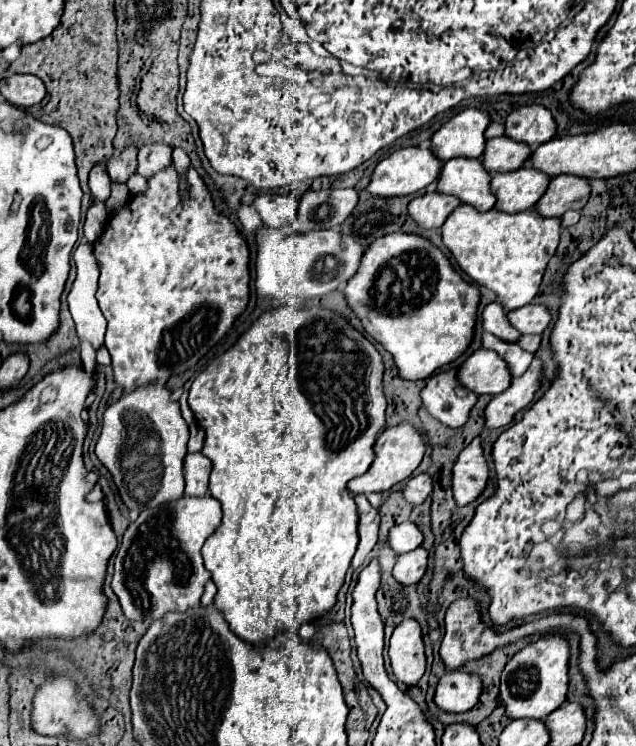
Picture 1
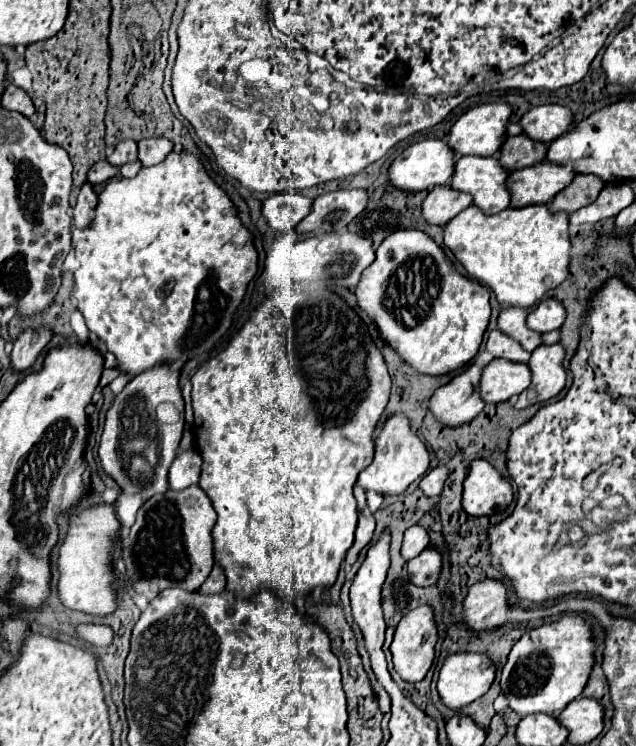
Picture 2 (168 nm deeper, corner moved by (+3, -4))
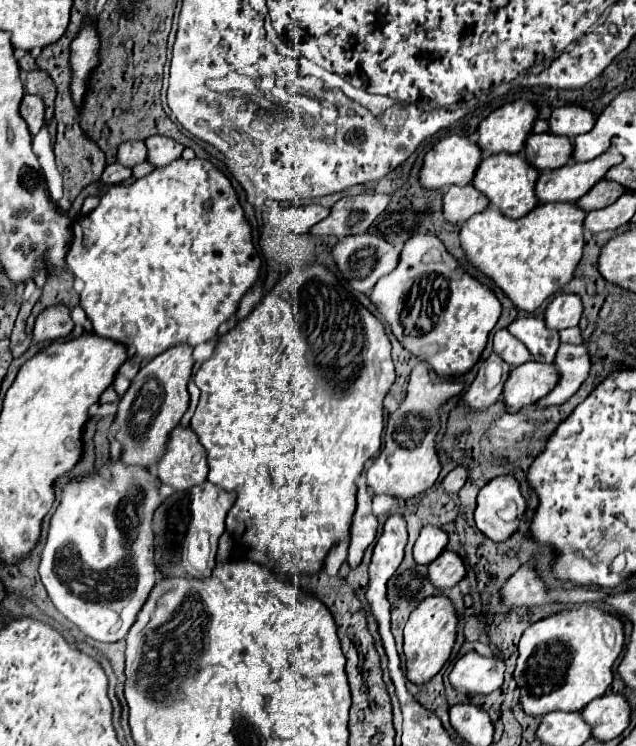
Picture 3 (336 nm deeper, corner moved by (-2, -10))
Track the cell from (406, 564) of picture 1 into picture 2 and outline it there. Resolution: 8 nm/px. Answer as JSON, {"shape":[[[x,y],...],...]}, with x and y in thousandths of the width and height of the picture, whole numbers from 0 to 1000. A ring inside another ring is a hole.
{"shape":[[[667,736],[667,741],[660,741],[657,747],[642,752],[642,773],[651,784],[657,787],[673,787],[682,784],[689,776],[695,760],[695,747],[686,736]]]}

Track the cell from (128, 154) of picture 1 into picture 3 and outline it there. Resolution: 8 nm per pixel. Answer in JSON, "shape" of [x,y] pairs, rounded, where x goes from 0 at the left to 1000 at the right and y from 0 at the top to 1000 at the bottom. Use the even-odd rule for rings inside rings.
{"shape":[[[197,189],[187,197],[184,216],[197,224],[212,224],[231,213],[231,197],[225,189]]]}

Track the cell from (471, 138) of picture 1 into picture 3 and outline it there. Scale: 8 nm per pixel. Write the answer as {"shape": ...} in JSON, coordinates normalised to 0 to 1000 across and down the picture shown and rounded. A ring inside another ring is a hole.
{"shape":[[[807,135],[797,138],[791,143],[785,143],[781,149],[775,149],[766,160],[756,162],[753,168],[753,197],[759,200],[759,210],[778,208],[778,205],[816,205],[825,200],[825,186],[832,184],[835,173],[838,173],[838,162],[844,160],[844,143],[835,135]]]}

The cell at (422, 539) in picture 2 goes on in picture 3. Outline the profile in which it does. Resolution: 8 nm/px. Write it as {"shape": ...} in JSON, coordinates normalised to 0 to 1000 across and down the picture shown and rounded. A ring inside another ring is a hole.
{"shape":[[[671,704],[662,709],[662,717],[649,733],[649,744],[656,755],[675,757],[678,752],[684,752],[703,733],[703,714],[693,706],[684,704]]]}

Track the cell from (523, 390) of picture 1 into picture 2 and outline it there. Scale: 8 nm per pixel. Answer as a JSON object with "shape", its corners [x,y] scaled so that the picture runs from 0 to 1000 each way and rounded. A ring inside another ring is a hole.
{"shape":[[[881,460],[843,465],[830,484],[836,513],[814,529],[808,546],[827,548],[830,543],[852,540],[877,529],[890,516],[890,497],[884,484],[887,484],[887,465]]]}

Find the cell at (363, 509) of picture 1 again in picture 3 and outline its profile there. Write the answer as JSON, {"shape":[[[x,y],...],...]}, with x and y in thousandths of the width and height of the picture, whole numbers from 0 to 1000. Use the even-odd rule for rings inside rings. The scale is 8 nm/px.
{"shape":[[[568,650],[561,658],[561,685],[555,690],[549,712],[552,712],[552,731],[546,755],[552,757],[552,763],[558,763],[571,749],[571,739],[590,723],[593,714],[593,696],[583,688],[583,658],[577,650]]]}

